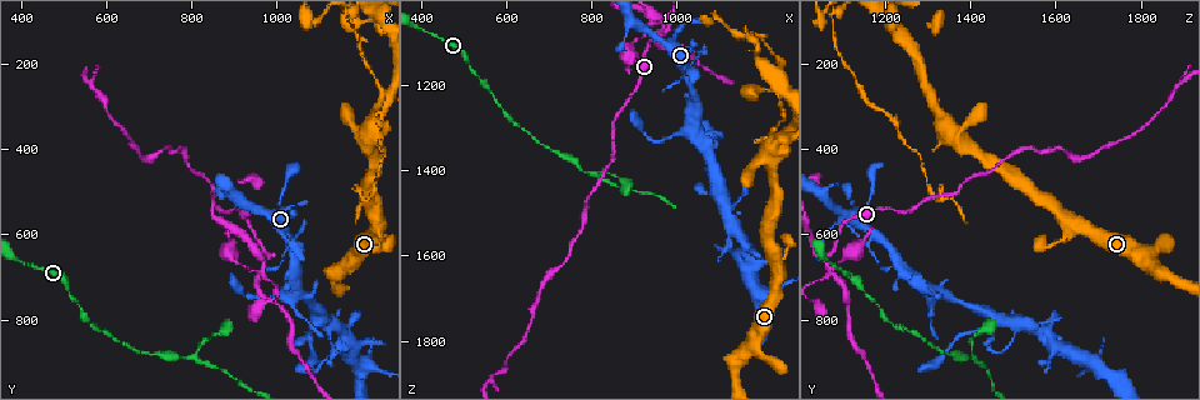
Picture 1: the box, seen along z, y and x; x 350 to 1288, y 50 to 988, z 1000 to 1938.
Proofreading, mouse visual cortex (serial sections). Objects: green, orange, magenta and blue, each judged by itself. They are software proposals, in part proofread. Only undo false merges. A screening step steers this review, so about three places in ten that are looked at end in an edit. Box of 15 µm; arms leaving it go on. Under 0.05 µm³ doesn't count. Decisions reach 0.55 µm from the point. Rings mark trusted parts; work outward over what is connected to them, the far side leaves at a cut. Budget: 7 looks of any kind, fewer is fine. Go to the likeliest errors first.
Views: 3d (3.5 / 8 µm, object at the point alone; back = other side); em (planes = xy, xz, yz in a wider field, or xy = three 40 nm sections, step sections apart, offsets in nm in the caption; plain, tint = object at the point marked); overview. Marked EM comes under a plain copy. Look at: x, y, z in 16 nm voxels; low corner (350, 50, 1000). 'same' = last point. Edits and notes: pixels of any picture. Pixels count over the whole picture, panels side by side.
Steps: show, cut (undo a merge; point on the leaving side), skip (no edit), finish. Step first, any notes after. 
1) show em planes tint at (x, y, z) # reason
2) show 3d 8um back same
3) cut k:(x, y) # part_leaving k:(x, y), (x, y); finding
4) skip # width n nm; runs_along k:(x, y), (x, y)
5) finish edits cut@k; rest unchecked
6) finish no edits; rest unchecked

show 3d 8um at (965, 690, 1075) # sharp bend

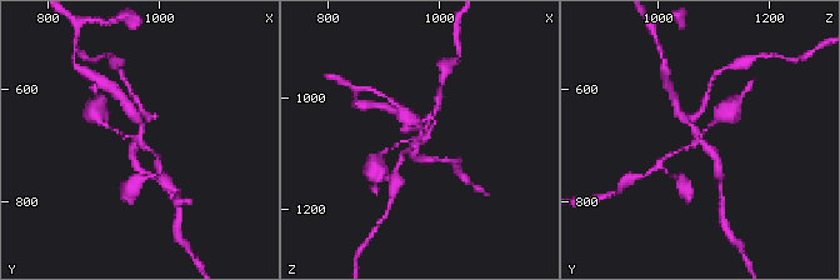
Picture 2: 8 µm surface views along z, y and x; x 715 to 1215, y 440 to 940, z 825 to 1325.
show 3d 3.5um at (960, 685, 1075) # closer look

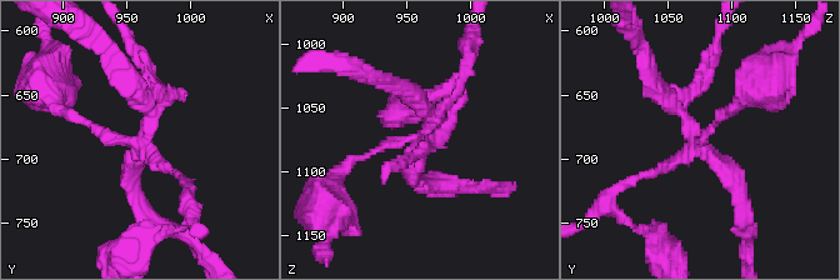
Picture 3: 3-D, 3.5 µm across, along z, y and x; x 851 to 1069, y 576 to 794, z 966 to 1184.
show em xy step 2 tint at (962, 686, 1076)

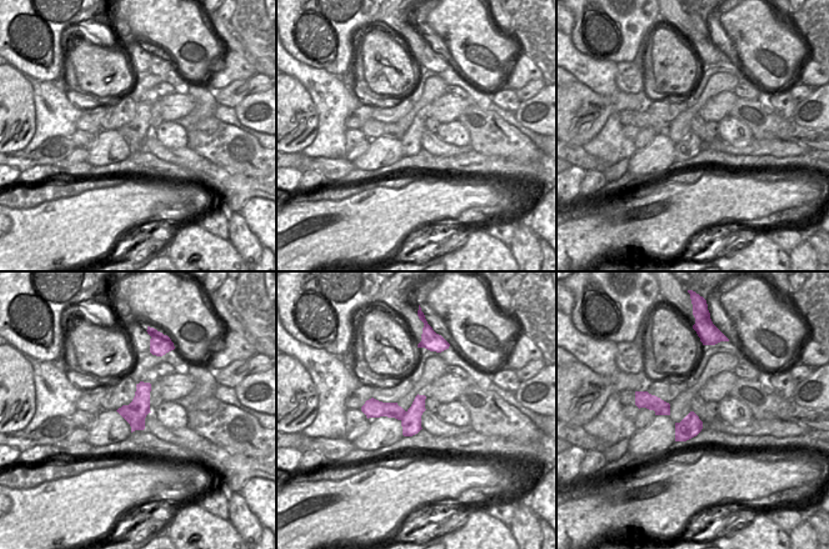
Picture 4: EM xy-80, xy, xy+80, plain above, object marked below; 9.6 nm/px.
cut 3:(440, 110) # a second cell is stuck on

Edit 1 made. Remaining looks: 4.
show 3d 3.5um at (800, 885, 1405) # two arms in line, one across

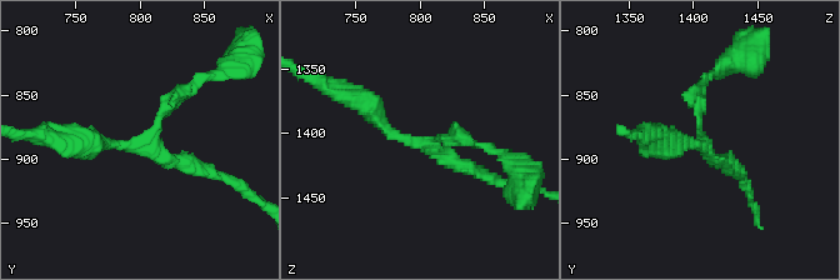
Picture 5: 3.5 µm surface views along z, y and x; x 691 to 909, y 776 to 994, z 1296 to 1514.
show em xy step 3 tint at (802, 888, 1406) # arms 3; arm_widths 150, 200, 300 nm; shape alone is not enough

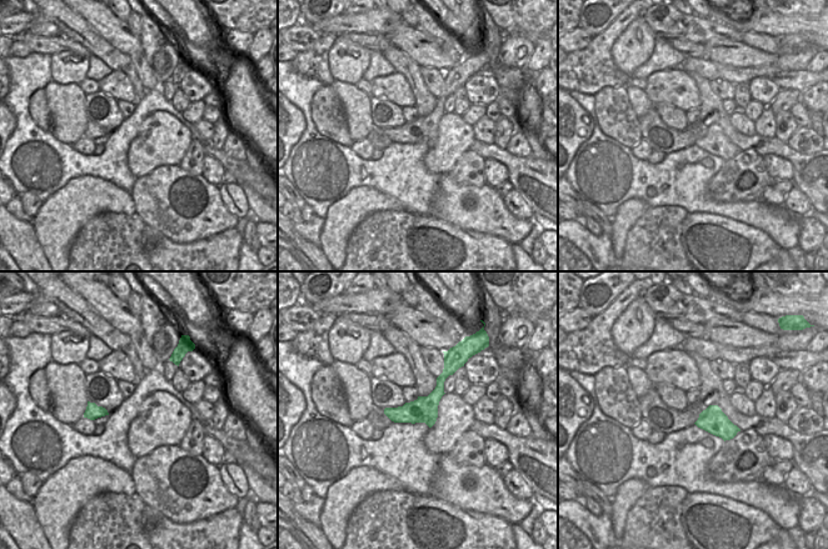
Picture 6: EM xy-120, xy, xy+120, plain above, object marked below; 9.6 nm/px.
show em xy step 1 tint same # another direction

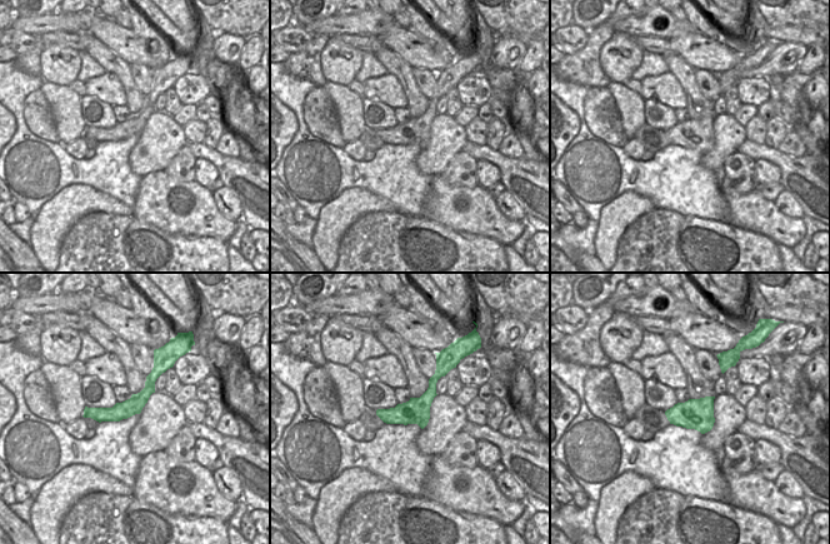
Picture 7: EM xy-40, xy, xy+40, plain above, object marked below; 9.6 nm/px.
skip # runs_along 7:(159, 368), (131, 407), (86, 414); all the same cell

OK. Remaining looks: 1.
finish edits cut@3; rest unchecked

